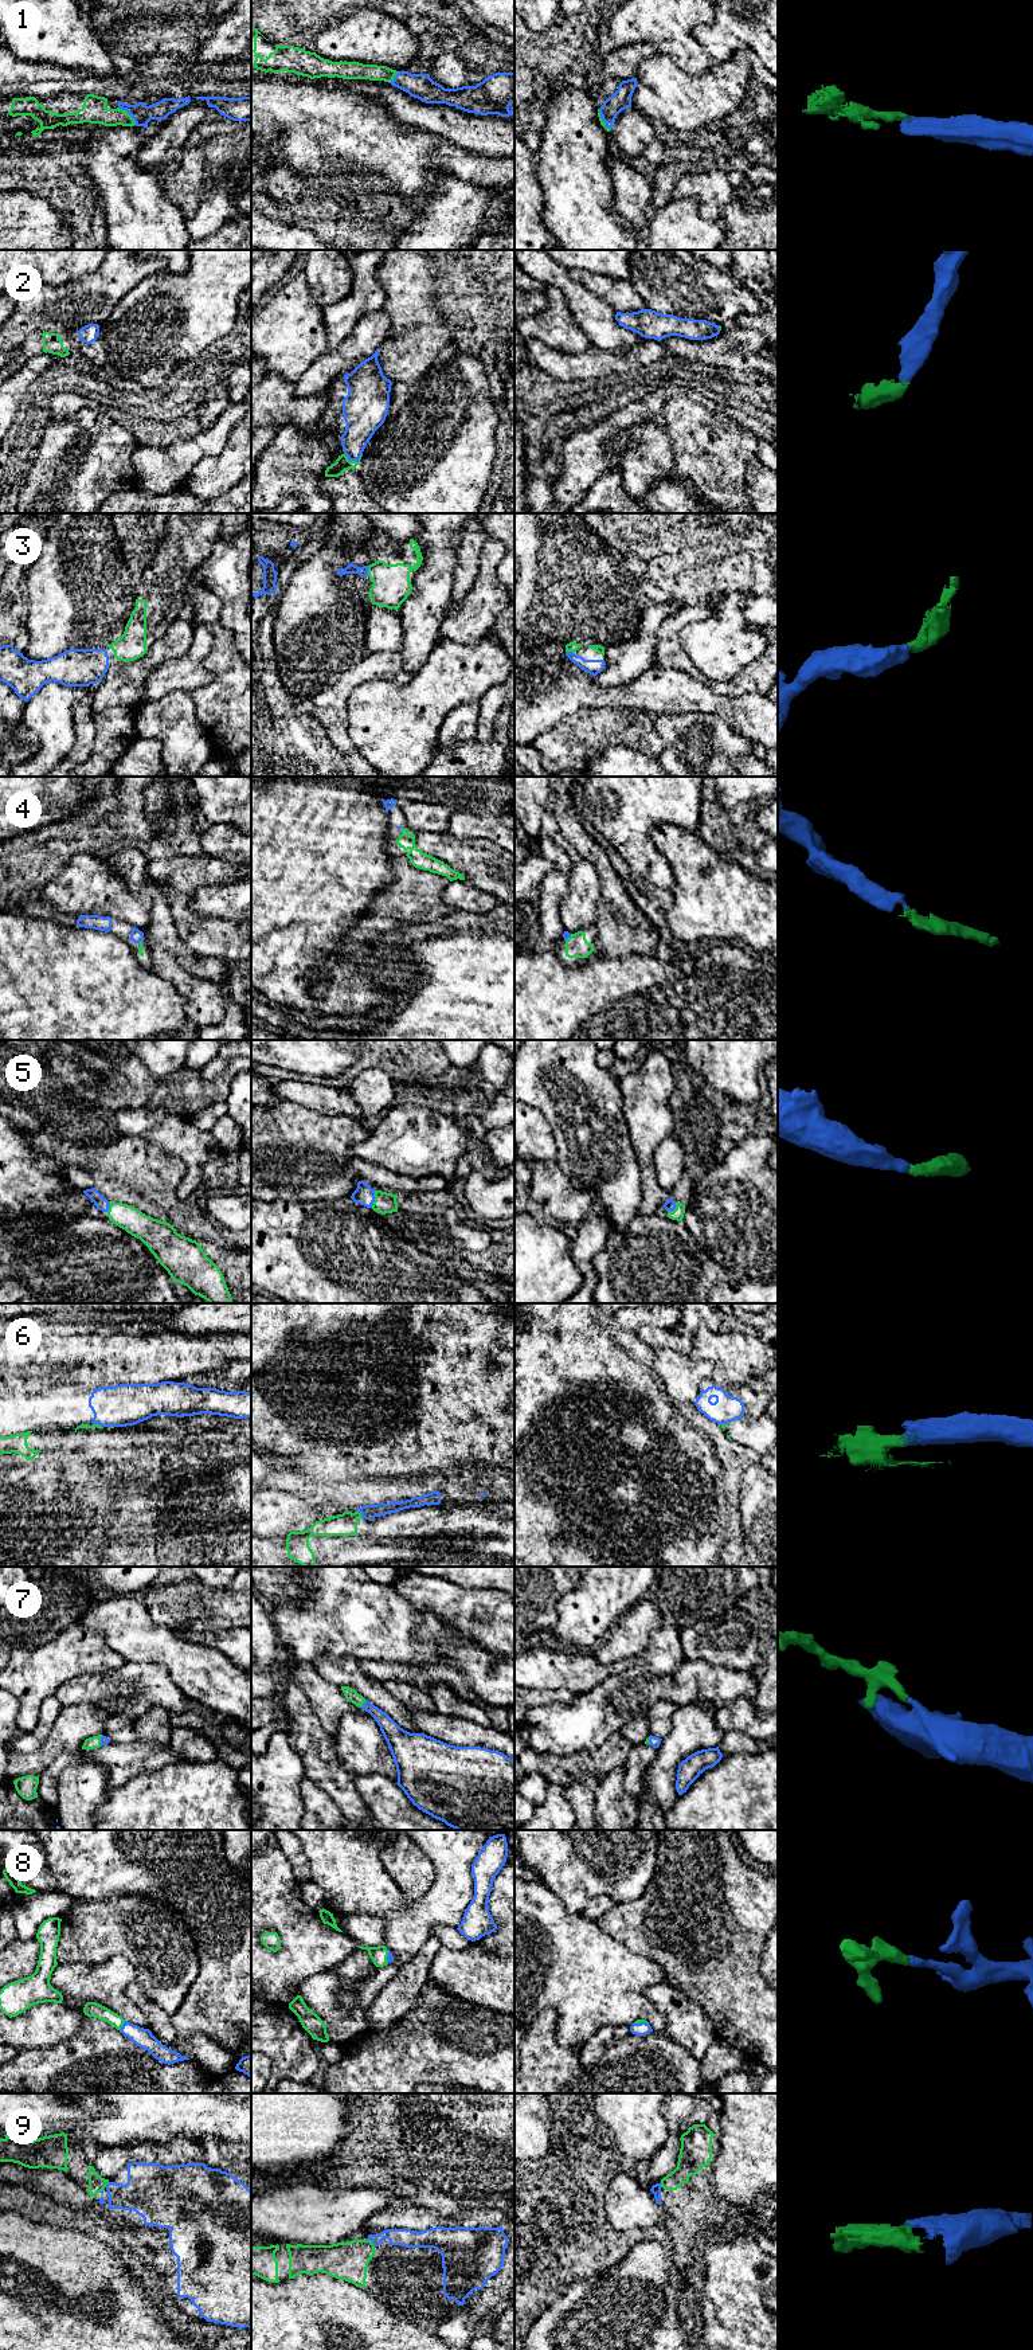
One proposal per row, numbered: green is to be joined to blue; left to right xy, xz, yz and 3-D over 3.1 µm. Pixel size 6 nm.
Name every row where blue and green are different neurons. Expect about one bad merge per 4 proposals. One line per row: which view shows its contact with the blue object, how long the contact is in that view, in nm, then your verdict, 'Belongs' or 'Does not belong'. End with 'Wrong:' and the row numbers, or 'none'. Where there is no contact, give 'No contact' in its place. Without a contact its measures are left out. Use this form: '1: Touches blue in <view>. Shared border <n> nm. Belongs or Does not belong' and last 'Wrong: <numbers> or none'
1: Touches blue in xy. Shared border 160 nm. Belongs
2: Touches blue in xz. Shared border 110 nm. Belongs
3: Touches blue in xz. Shared border 60 nm. Belongs
4: Touches blue in yz. Shared border 60 nm. Belongs
5: Touches blue in xz. Shared border 110 nm. Belongs
6: Touches blue in xz. Shared border 60 nm. Does not belong
7: Touches blue in xz. Shared border 60 nm. Belongs
8: Touches blue in xy. Shared border 70 nm. Belongs
9: Touches blue in xy. Shared border 90 nm. Belongs
Wrong: 6

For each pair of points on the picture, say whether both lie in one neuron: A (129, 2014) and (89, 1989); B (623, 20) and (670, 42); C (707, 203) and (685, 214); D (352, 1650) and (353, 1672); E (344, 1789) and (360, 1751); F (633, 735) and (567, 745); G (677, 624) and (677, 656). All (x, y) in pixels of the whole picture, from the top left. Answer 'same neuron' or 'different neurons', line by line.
A: same neuron
B: same neuron
C: different neurons
D: different neurons
E: different neurons
F: same neuron
G: same neuron

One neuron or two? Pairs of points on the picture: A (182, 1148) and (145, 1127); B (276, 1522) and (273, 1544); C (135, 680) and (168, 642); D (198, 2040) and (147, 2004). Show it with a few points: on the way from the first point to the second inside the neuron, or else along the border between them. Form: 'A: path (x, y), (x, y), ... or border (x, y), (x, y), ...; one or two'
A: path (172, 1138), (163, 1129), (155, 1127); one
B: border (281, 1533), (265, 1536); two
C: path (140, 671), (159, 652); one
D: path (182, 2047), (176, 2047), (167, 2037), (157, 2020); one

